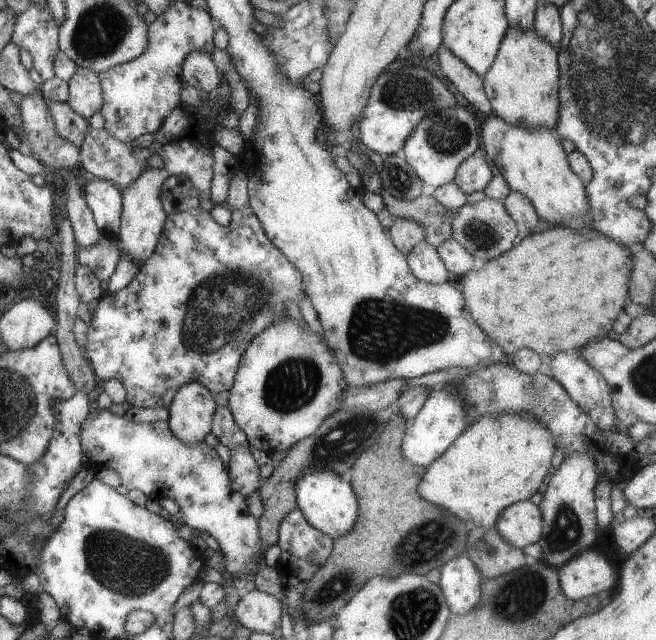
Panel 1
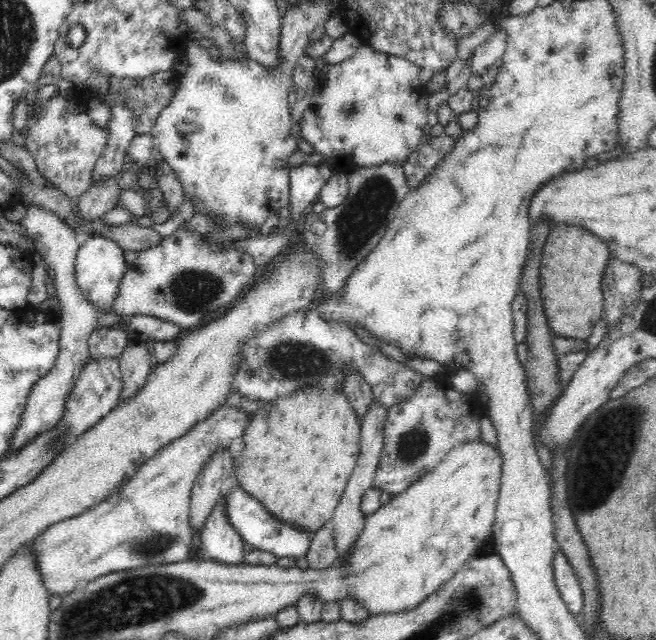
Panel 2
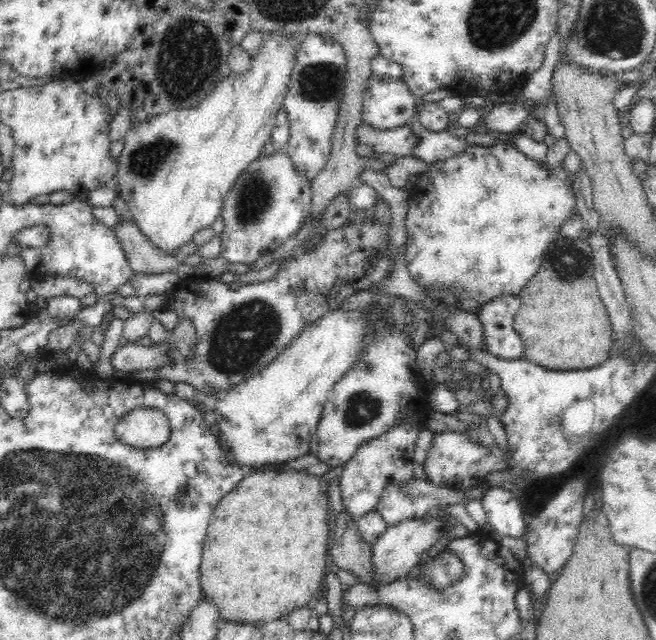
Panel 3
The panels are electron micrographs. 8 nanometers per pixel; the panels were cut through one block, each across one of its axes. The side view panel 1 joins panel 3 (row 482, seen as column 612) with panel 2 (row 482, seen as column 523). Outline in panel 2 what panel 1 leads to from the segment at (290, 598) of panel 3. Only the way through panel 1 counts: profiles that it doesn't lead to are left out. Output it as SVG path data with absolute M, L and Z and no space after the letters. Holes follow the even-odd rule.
M300 388L288 398L263 404L252 414L243 434L244 446L240 454L233 458L234 476L239 487L252 498L259 500L272 518L303 530L311 536L324 527L324 524L331 522L357 463L360 439L361 422L344 394L331 388Z

